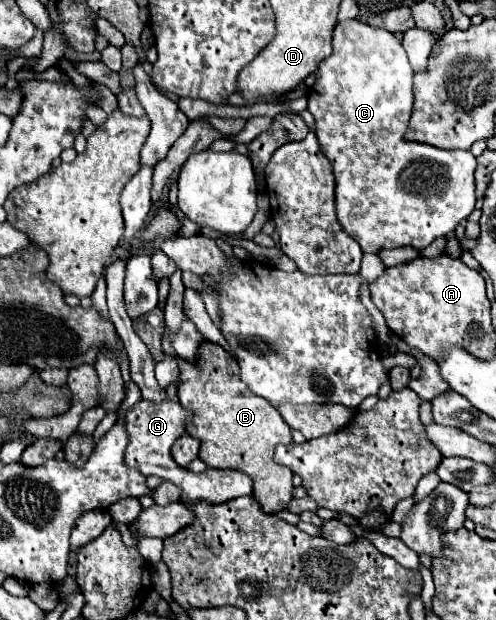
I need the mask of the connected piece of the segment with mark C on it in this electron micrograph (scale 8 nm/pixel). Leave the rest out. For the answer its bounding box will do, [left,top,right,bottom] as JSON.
[308,19,476,253]

